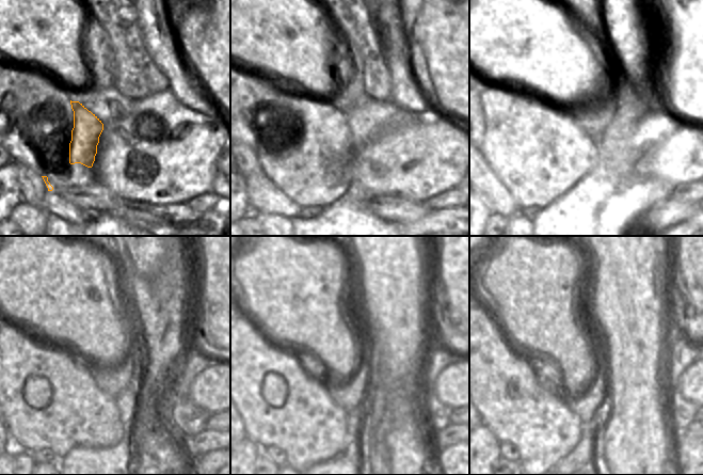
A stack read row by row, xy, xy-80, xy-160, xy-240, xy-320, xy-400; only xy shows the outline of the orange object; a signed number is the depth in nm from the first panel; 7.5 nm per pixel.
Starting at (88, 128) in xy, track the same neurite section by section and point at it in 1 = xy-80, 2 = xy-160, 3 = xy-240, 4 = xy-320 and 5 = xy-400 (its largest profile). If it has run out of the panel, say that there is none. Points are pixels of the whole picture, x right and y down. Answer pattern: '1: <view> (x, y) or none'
1: xy-80 (324, 137)
2: xy-160 (523, 131)
3: xy-240 (20, 354)
4: xy-320 (252, 357)
5: xy-400 (504, 384)

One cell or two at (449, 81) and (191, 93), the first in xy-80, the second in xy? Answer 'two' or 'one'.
two

